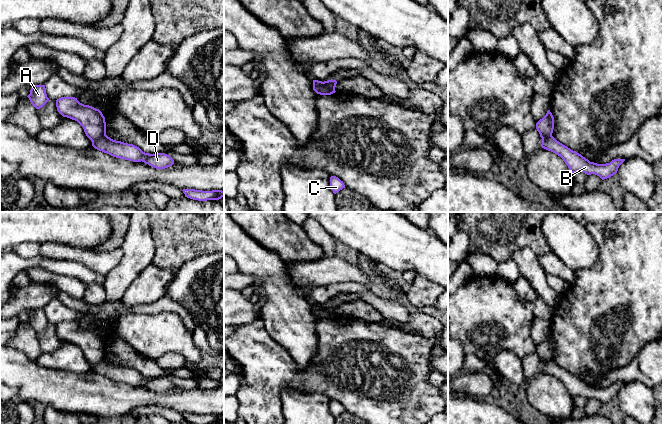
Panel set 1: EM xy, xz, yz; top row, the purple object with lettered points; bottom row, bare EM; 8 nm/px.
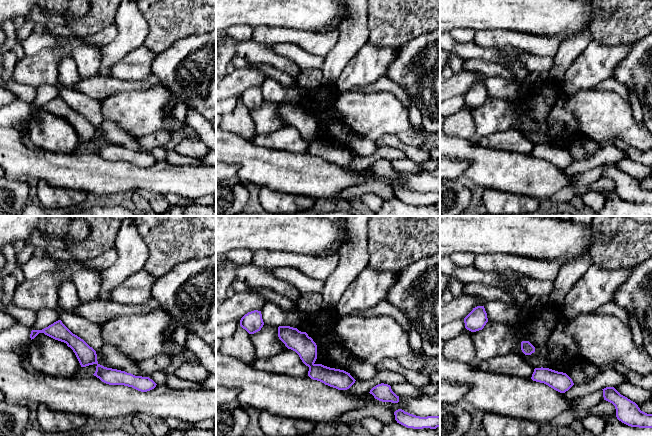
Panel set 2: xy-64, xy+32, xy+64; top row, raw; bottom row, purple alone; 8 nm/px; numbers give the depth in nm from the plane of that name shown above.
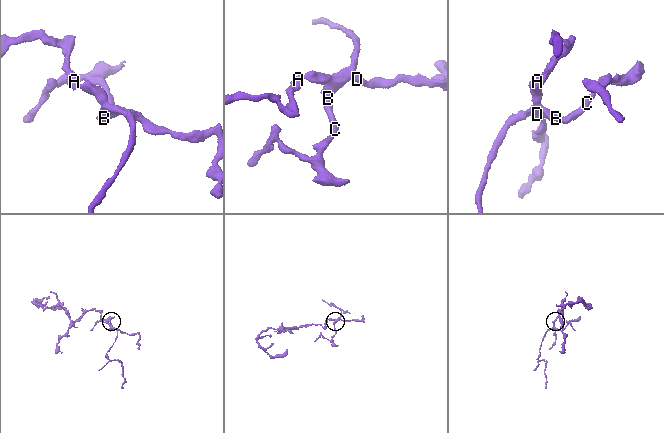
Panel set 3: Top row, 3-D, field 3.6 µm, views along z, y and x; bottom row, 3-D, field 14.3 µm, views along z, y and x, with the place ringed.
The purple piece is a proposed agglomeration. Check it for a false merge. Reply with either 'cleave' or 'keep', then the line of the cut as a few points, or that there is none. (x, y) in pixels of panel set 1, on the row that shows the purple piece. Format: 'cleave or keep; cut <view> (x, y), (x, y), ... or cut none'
cleave; cut xy (105, 134), (92, 142)

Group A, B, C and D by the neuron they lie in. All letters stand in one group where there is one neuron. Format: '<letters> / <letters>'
A / B C D

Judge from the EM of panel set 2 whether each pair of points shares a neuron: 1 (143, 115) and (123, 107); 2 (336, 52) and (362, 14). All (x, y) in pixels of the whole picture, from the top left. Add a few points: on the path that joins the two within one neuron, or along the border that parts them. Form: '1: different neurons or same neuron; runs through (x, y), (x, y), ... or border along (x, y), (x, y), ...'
1: same neuron; runs through (138, 112), (128, 109)
2: same neuron; runs through (345, 43), (353, 35), (356, 23)

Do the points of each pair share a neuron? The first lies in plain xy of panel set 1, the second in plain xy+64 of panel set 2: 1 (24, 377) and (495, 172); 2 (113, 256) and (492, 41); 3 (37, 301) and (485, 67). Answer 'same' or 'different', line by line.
1: same
2: same
3: different

